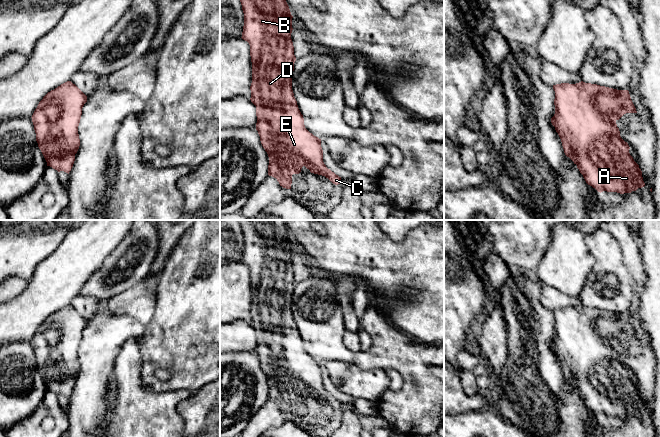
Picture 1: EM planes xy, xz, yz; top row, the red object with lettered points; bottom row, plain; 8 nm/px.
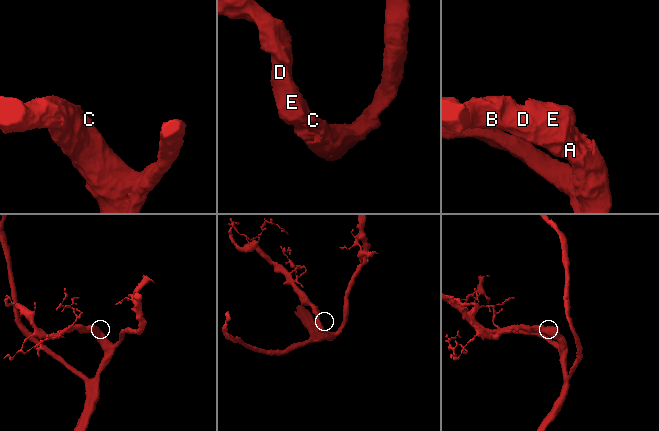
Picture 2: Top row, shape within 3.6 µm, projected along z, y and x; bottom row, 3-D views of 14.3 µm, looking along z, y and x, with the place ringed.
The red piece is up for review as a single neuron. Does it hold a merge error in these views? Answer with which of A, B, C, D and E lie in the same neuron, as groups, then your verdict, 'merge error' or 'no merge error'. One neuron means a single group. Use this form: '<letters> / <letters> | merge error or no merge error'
A B C D E | no merge error

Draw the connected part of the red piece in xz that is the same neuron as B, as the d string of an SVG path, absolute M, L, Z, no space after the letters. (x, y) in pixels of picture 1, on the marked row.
M240 0L240 2L244 13L244 26L241 38L250 45L252 62L250 100L256 106L256 130L260 136L261 144L269 157L268 175L276 178L283 188L291 189L292 175L299 174L302 167L305 166L311 173L325 176L335 185L340 184L341 177L328 169L324 164L321 139L305 128L303 115L294 97L292 74L296 57L291 39L293 16L286 0Z

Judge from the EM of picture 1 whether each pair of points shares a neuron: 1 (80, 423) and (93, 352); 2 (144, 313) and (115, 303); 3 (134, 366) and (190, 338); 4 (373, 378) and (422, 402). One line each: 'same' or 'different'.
1: same
2: same
3: different
4: different

